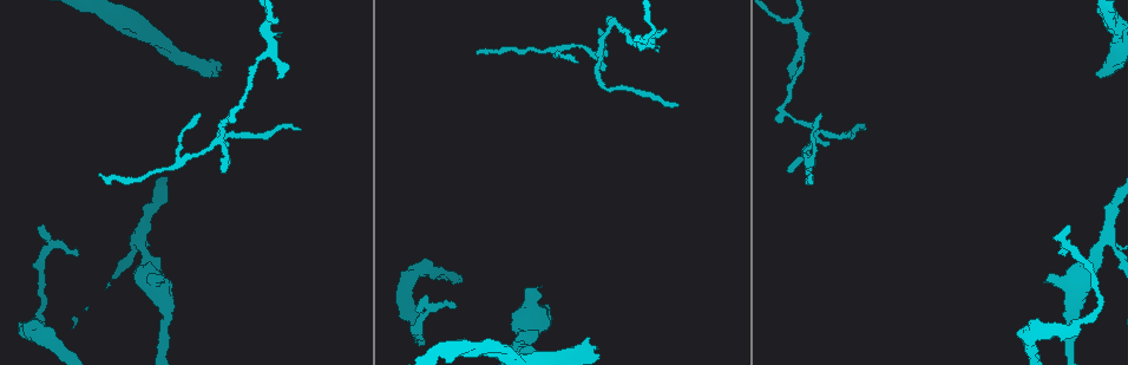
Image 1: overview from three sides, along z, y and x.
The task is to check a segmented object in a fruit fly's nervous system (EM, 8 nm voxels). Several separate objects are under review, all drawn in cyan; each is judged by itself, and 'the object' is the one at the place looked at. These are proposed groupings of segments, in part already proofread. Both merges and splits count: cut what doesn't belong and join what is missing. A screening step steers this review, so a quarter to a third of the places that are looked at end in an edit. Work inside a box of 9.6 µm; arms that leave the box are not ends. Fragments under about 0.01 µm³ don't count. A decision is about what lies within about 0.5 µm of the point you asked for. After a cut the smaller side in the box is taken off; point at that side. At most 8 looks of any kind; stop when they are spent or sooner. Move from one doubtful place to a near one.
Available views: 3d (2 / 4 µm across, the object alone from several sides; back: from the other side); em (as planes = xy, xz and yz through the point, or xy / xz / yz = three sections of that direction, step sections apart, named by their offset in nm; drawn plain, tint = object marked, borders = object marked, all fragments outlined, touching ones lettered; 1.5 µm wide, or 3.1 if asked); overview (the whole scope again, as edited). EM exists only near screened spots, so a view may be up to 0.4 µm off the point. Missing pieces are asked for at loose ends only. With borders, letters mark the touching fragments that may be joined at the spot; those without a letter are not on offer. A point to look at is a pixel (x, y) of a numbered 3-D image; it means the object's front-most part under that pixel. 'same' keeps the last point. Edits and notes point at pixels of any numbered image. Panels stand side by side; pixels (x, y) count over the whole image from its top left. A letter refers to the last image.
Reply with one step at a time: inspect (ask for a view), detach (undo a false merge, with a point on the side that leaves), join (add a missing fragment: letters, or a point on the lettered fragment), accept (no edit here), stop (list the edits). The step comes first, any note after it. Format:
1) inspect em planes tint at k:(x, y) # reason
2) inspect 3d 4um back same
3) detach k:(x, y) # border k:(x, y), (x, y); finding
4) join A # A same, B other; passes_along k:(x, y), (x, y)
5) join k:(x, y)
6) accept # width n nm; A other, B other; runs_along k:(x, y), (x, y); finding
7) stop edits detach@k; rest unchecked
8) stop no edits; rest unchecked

inspect em planes borders at 1:(419, 309) # branch stops here

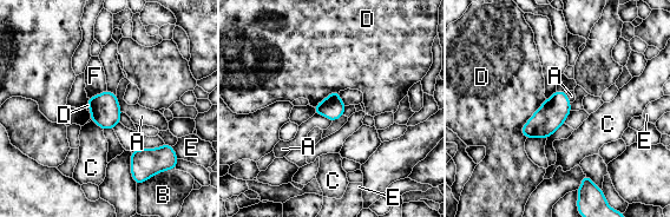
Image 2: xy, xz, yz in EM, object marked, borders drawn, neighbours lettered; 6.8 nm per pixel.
accept # A other, B other, C other, D other, E other, F other; border 2:(315, 112), (332, 122); no lettered fragment goes on from it

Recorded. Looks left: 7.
inspect em planes borders at 1:(1107, 237) # sharp bend

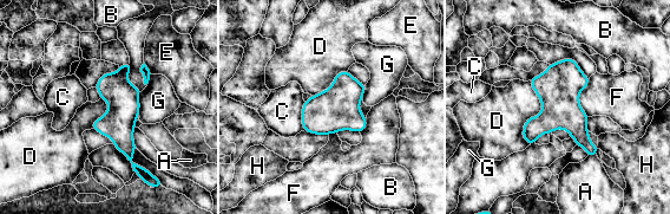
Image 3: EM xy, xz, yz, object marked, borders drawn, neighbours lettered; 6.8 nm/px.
accept # longest_contact D 440 nm; A other, B other, C other, D other, E other, F other, G other, H other; runs_along 3:(127, 66), (123, 141), (130, 155); continuous, no second cell

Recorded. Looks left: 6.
inspect 3d 4um at 1:(1096, 72) # free end

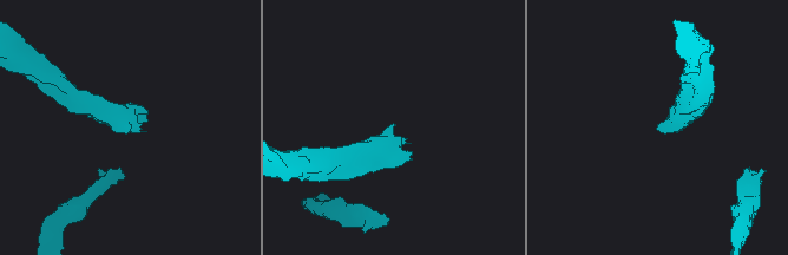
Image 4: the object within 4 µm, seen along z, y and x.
inspect em xy step 8 borders at 4:(129, 127) # need the tissue

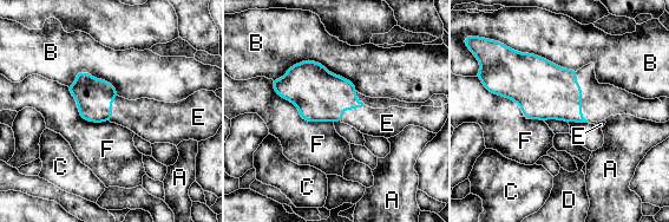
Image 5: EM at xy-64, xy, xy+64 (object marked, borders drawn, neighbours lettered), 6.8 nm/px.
inspect em planes borders same

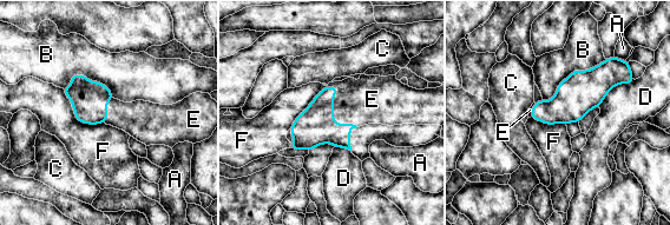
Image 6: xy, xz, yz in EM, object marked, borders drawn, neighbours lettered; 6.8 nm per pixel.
join E # A other, B other, C other, D other, E same, F other; passes_along 6:(315, 126), (333, 112), (367, 100); it goes on there

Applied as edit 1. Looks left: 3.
stop edits join@6; rest unchecked

